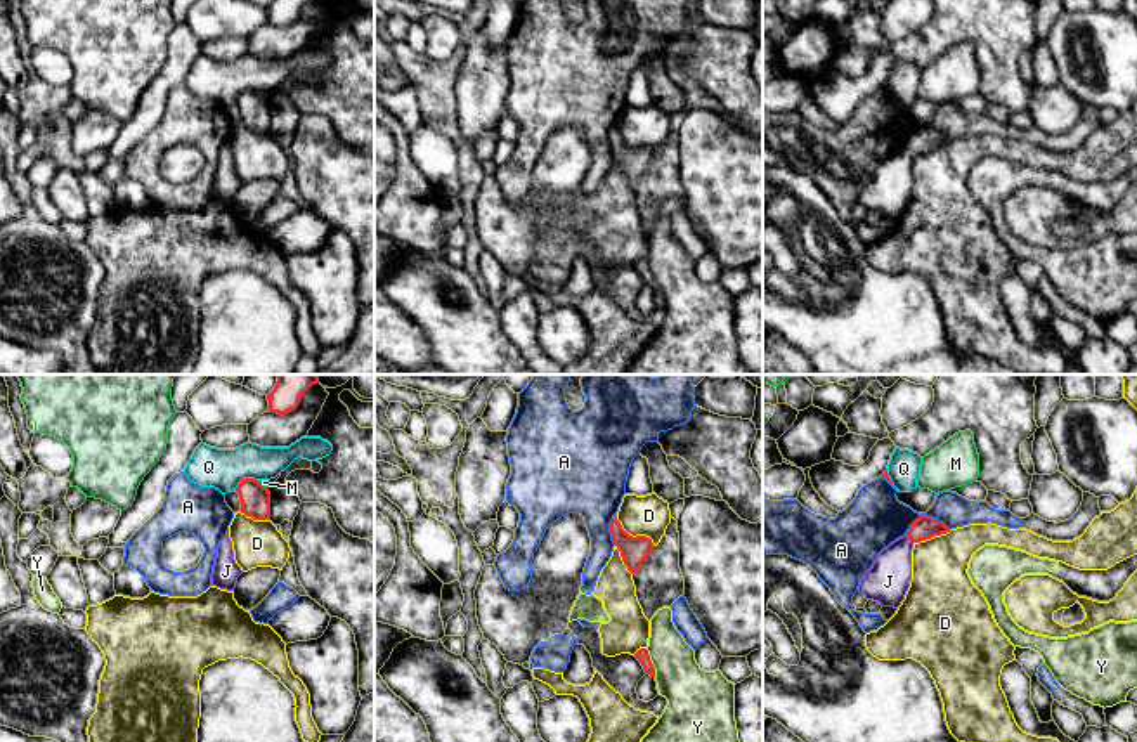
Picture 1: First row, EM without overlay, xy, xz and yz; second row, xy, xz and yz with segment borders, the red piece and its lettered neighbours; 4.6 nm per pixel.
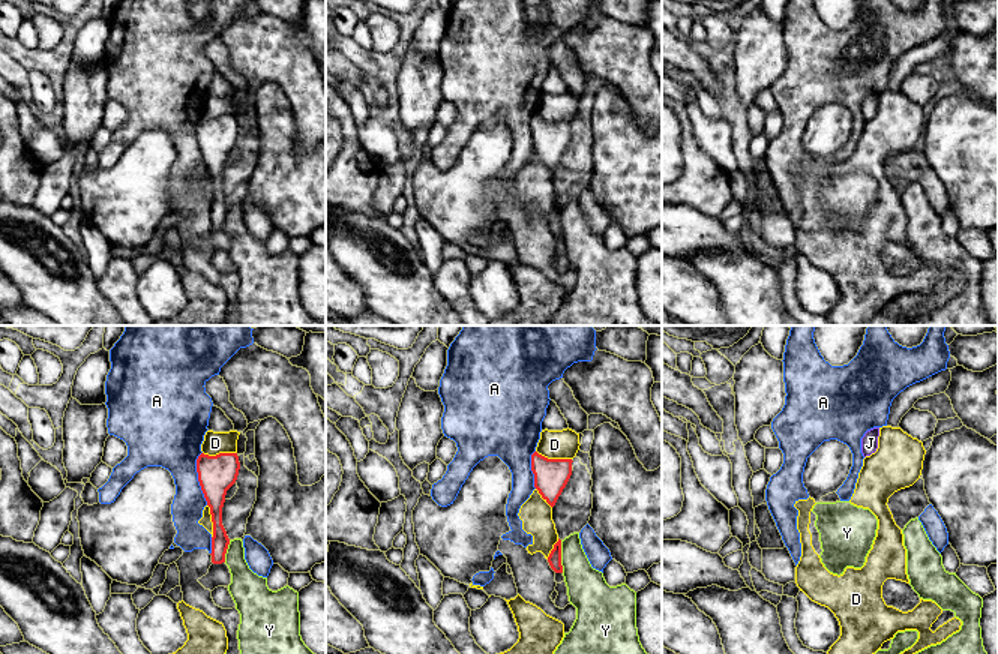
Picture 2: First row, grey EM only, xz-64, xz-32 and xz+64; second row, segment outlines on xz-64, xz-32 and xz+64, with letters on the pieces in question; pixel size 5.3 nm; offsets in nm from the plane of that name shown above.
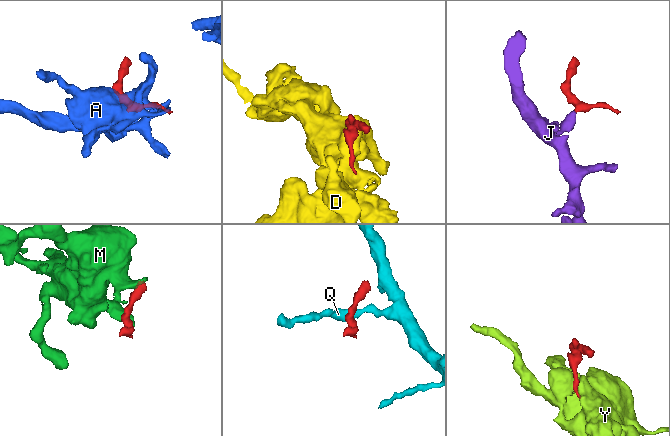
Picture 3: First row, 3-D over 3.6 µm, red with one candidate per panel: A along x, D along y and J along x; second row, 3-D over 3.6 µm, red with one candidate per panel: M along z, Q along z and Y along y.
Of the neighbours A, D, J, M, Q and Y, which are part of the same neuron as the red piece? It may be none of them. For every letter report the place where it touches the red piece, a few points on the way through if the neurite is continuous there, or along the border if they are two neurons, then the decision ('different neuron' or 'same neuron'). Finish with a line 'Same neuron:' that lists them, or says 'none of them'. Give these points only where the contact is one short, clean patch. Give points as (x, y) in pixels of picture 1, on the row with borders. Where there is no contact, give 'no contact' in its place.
A: contact yz (926, 515); different neuron
D: contact xz (636, 536); different neuron
J: contact yz (909, 538); way yz (924, 527), (909, 538), (893, 564), (888, 581); same neuron
M: contact xy (262, 486); border xy (259, 481), (267, 488); different neuron
Q: contact xy (245, 479); border xy (259, 479), (243, 479), (234, 489); different neuron
Y: contact xz (650, 663); border xz (645, 649), (656, 676); different neuron
Same neuron: J

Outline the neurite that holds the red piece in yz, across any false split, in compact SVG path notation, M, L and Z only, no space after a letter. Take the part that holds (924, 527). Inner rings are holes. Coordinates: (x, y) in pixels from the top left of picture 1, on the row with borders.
M920 515L906 534L884 548L860 581L858 591L882 607L898 609L912 581L912 550L915 543L950 532L938 518Z

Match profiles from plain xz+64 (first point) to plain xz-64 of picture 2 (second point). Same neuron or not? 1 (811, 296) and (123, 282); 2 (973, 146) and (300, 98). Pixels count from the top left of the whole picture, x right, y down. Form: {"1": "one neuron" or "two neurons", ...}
{"1": "two neurons", "2": "two neurons"}

